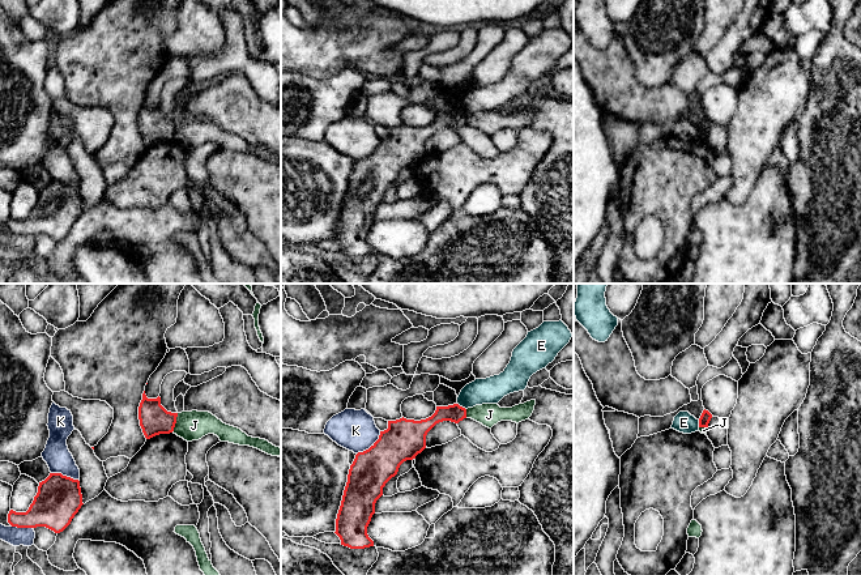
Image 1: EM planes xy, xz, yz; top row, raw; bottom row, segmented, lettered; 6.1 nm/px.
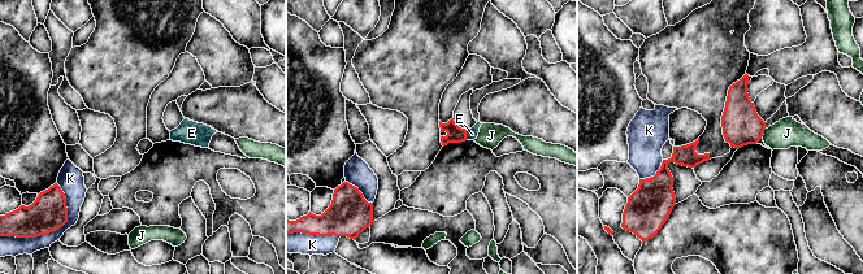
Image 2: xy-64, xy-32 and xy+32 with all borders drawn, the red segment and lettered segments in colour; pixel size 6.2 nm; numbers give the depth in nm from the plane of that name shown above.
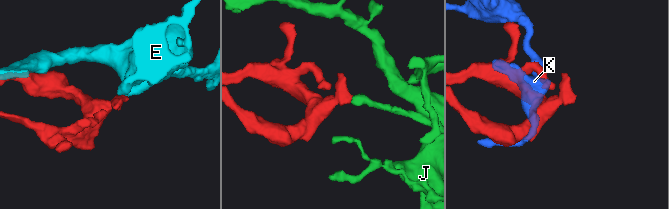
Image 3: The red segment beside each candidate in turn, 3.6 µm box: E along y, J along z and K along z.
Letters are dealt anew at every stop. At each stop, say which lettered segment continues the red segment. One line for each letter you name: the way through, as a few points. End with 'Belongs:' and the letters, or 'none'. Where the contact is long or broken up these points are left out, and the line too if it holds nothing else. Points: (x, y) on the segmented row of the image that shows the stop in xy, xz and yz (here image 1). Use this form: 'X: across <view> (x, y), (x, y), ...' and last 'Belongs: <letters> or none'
Belongs: none

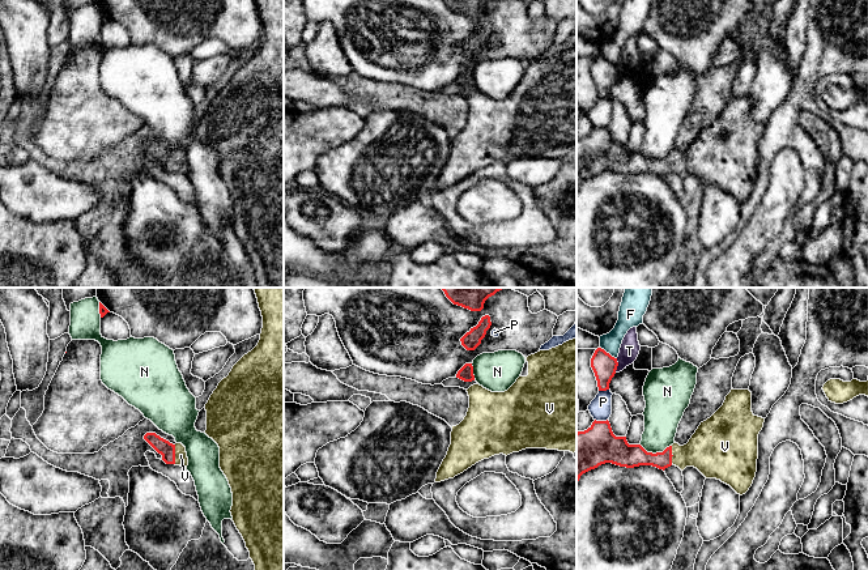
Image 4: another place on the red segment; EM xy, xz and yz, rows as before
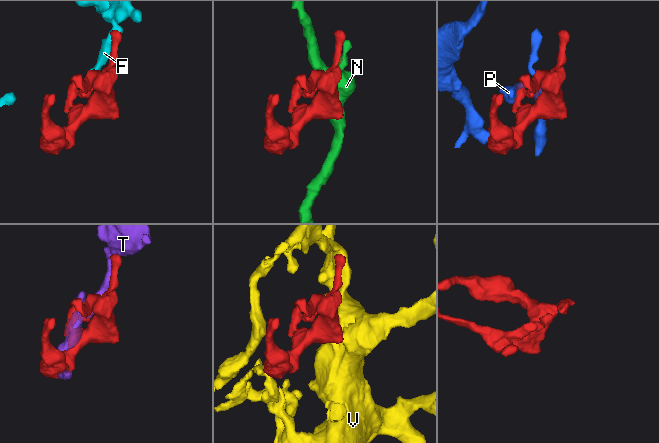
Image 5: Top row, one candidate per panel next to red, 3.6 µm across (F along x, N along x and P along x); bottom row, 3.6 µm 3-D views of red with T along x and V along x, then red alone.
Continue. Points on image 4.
V: across xy (167, 450), (174, 454), (181, 455)
Belongs: V

